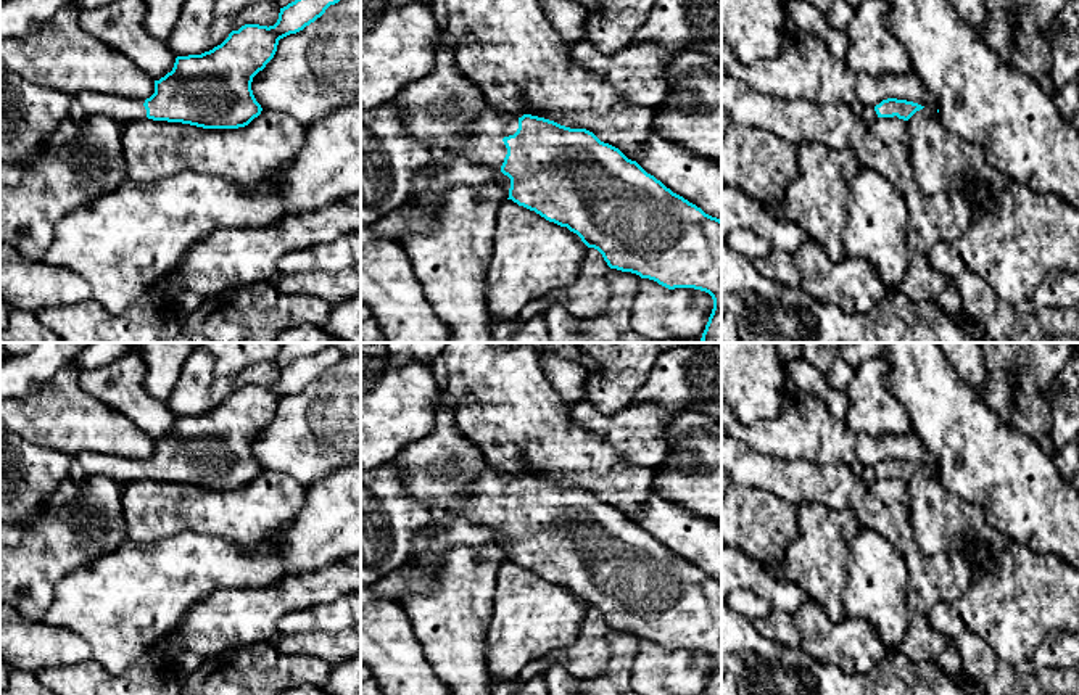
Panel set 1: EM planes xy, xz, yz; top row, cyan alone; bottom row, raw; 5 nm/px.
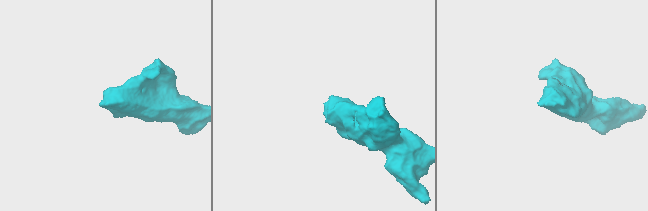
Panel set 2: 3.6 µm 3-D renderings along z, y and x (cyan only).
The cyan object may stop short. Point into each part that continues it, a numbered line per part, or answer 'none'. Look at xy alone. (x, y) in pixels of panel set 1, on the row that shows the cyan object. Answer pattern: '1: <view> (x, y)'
1: xy (123, 110)

